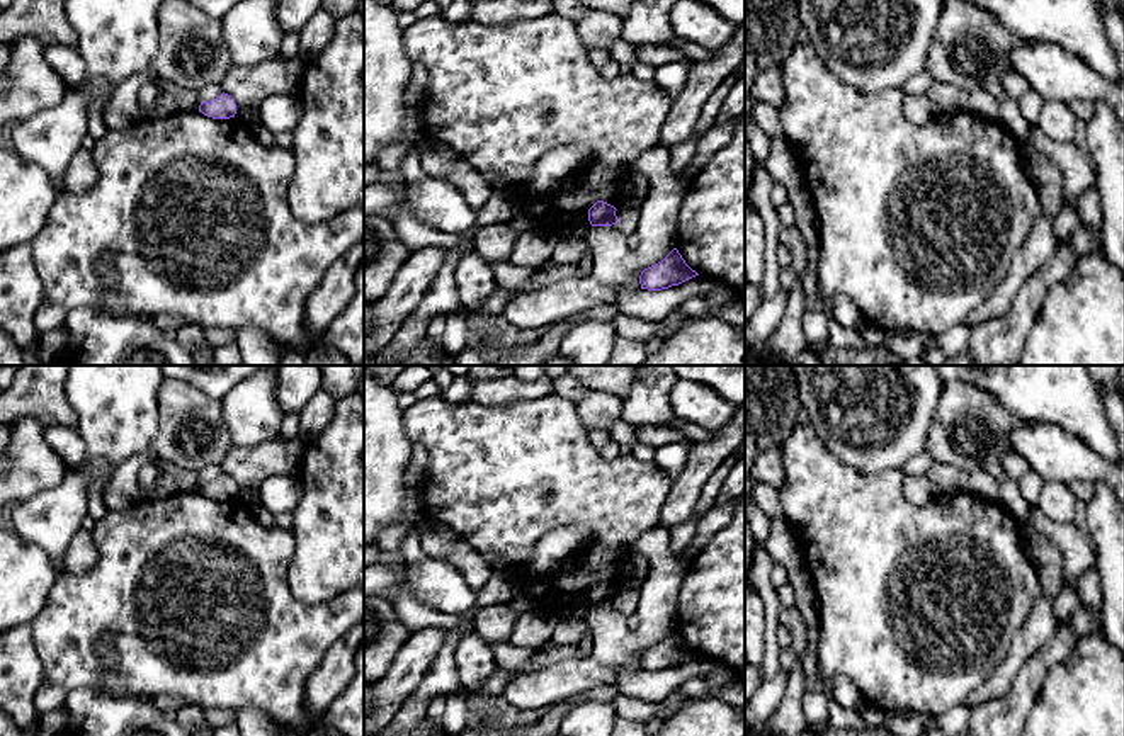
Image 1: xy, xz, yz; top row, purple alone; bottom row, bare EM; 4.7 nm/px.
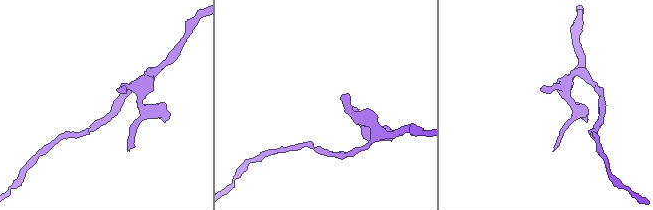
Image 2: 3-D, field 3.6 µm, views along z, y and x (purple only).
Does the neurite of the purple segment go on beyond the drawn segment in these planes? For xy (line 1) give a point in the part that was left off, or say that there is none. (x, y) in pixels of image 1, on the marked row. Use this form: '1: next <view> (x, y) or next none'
1: next none

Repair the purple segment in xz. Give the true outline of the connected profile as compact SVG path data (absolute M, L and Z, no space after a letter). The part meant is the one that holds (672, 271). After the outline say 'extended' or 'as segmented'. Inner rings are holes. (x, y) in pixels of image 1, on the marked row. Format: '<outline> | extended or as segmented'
M673 248L661 262L644 269L639 275L641 289L661 291L678 286L699 275L692 270L677 248Z | as segmented

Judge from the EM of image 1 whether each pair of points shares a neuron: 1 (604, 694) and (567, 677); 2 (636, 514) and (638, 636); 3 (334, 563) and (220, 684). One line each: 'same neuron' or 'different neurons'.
1: different neurons
2: different neurons
3: different neurons

